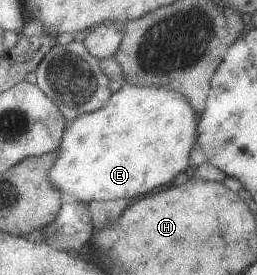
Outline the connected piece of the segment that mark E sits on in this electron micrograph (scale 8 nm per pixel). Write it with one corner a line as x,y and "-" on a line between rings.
126,83
124,87
121,87
117,92
112,94
109,104
104,109
89,114
82,114
74,121
67,124
66,133
61,143
61,156
58,158
57,164
54,165
50,172
50,179
67,199
73,199
75,201
80,200
86,204
94,200
102,201
118,198
126,198
130,200
136,199
136,197
144,197
144,195
148,195
148,191
154,191
154,189
158,189
158,187
172,185
172,181
176,179
176,175
189,172
190,165
192,164
193,149
198,140
197,124
199,121
200,115
195,112
190,98
187,98
178,90
170,89
166,86
148,87

